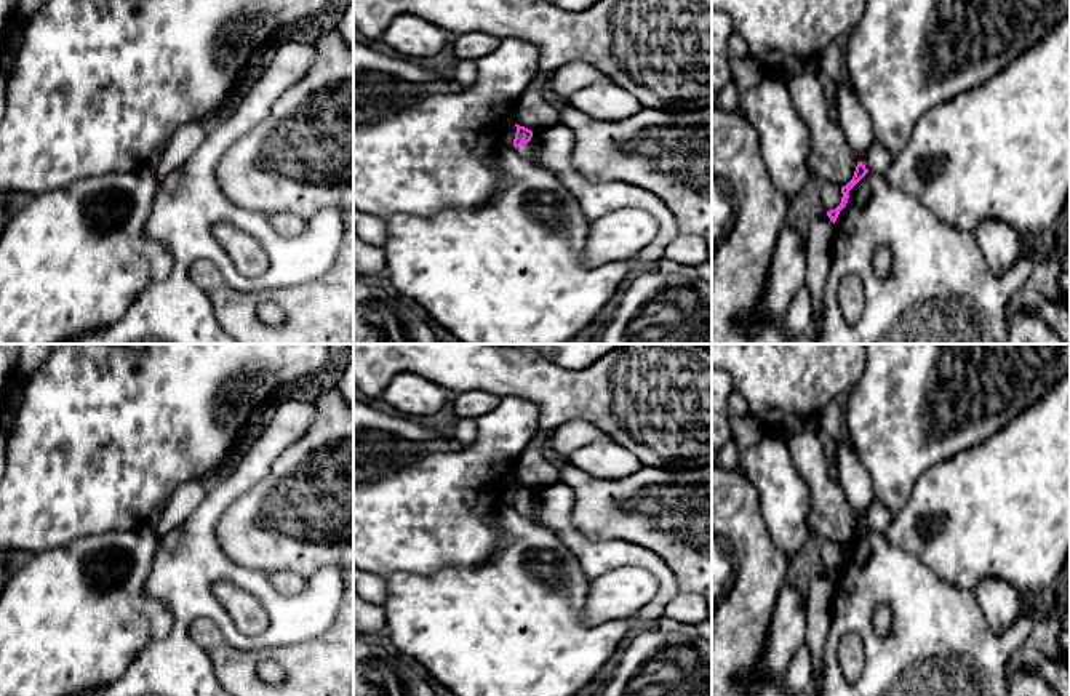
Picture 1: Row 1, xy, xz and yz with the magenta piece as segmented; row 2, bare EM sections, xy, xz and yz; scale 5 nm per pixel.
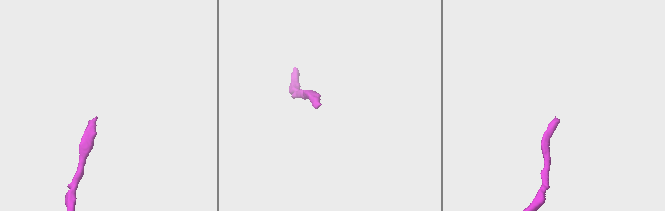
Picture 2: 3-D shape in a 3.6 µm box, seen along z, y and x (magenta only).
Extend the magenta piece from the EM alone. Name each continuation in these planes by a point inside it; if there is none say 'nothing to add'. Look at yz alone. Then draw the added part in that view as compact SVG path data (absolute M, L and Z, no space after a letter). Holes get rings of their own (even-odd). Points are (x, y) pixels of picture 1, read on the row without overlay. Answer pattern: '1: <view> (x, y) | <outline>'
1: yz (877, 517) | M873 499L860 520L868 530L884 533L892 520L892 514L878 499Z

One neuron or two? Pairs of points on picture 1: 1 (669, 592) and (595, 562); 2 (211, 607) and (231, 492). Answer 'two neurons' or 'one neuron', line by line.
1: one neuron
2: one neuron

